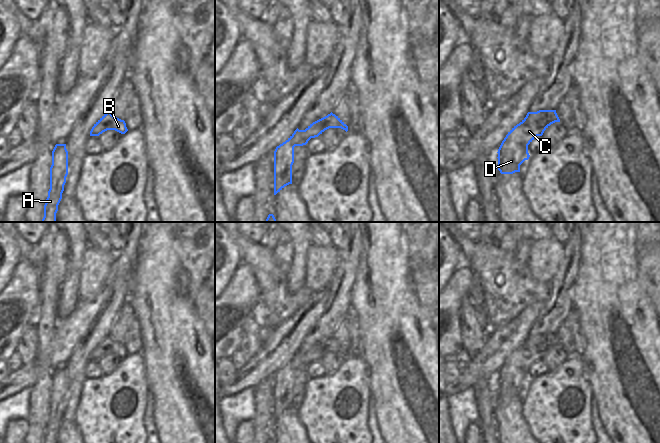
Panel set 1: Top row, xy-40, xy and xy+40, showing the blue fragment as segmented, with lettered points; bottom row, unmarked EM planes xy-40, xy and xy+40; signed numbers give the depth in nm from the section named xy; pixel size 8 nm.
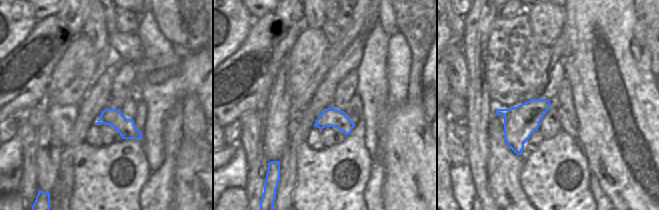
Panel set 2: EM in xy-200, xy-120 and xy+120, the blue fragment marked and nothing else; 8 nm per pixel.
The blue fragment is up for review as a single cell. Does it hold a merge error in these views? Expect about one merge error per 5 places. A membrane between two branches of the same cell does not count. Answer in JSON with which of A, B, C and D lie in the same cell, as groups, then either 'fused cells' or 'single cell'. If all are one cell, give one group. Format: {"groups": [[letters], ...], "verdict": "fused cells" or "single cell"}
{"groups": [["A", "B", "C", "D"]], "verdict": "single cell"}

